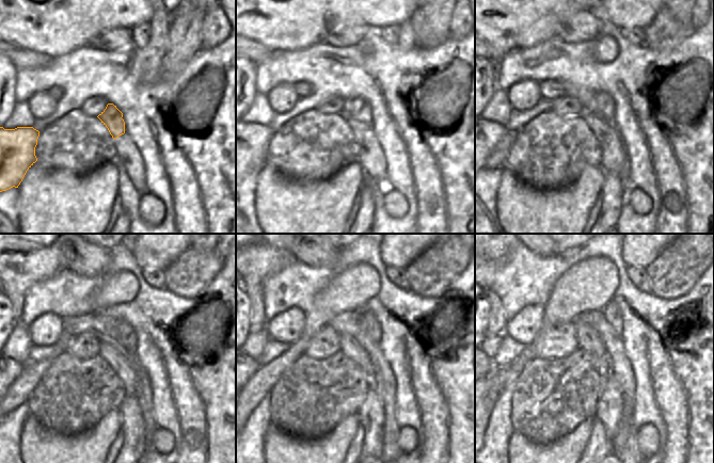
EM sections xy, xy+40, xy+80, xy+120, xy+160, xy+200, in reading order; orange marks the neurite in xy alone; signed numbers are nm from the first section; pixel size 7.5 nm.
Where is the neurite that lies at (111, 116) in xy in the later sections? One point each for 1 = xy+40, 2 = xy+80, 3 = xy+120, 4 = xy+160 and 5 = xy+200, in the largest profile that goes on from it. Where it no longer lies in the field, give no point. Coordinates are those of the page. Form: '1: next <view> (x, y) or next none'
1: next xy+40 (359, 109)
2: next xy+80 (603, 107)
3: next xy+120 (126, 336)
4: next xy+160 (369, 324)
5: next xy+200 (612, 314)

